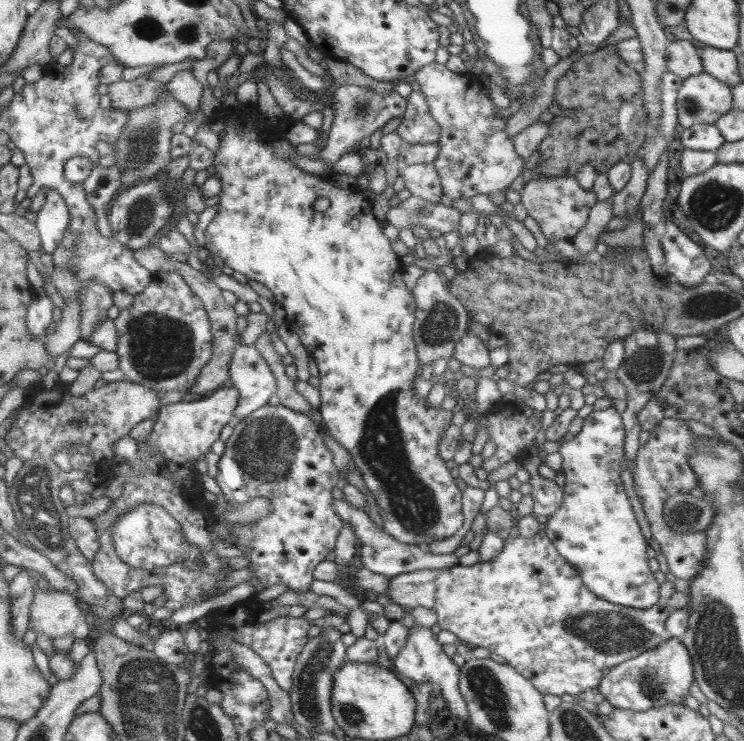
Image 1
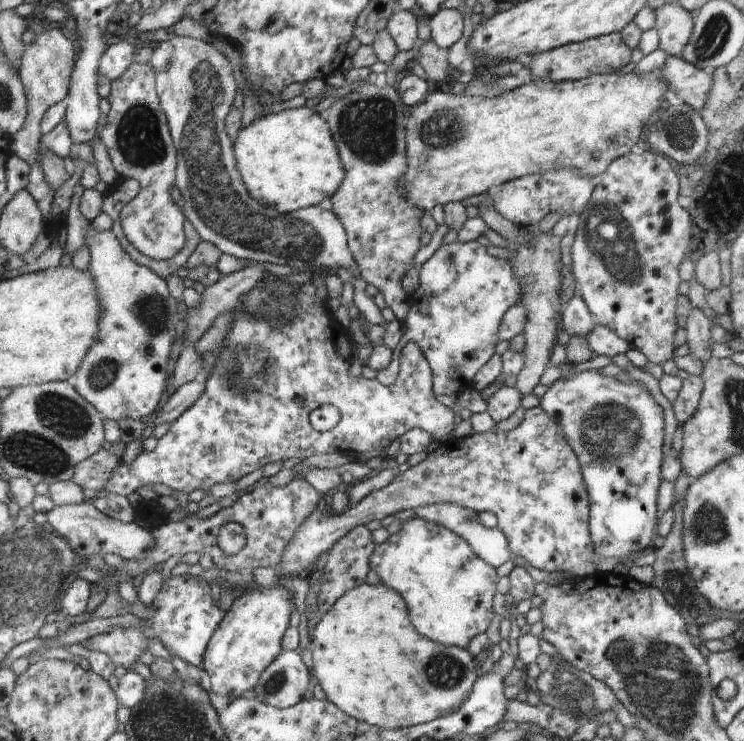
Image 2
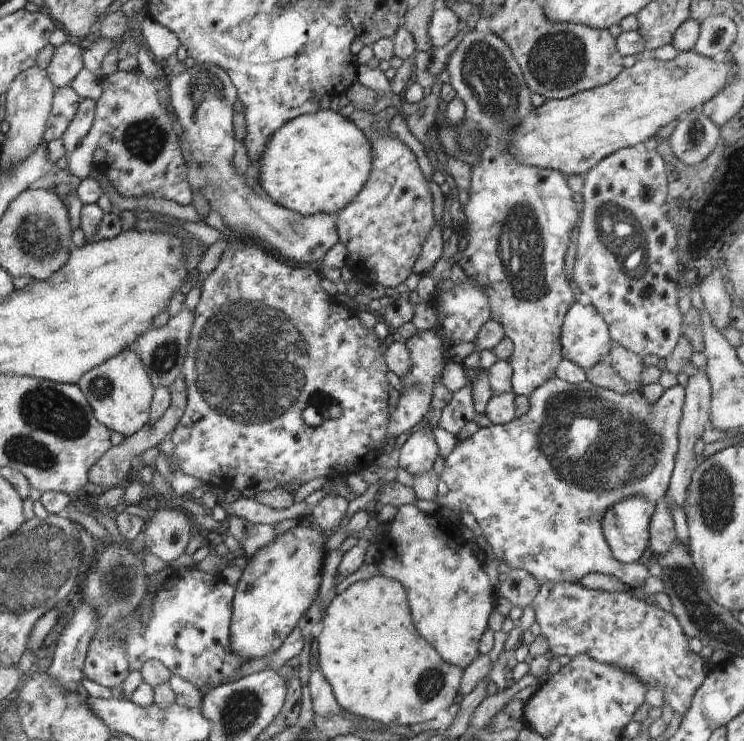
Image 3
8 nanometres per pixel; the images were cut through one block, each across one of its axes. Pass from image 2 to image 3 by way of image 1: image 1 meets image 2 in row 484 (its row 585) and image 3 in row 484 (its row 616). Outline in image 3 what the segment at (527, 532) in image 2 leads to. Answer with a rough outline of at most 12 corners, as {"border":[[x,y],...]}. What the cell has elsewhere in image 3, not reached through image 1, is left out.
{"border":[[554,377],[445,458],[470,512],[541,585],[650,576],[601,527],[658,502],[685,388],[653,404]]}

